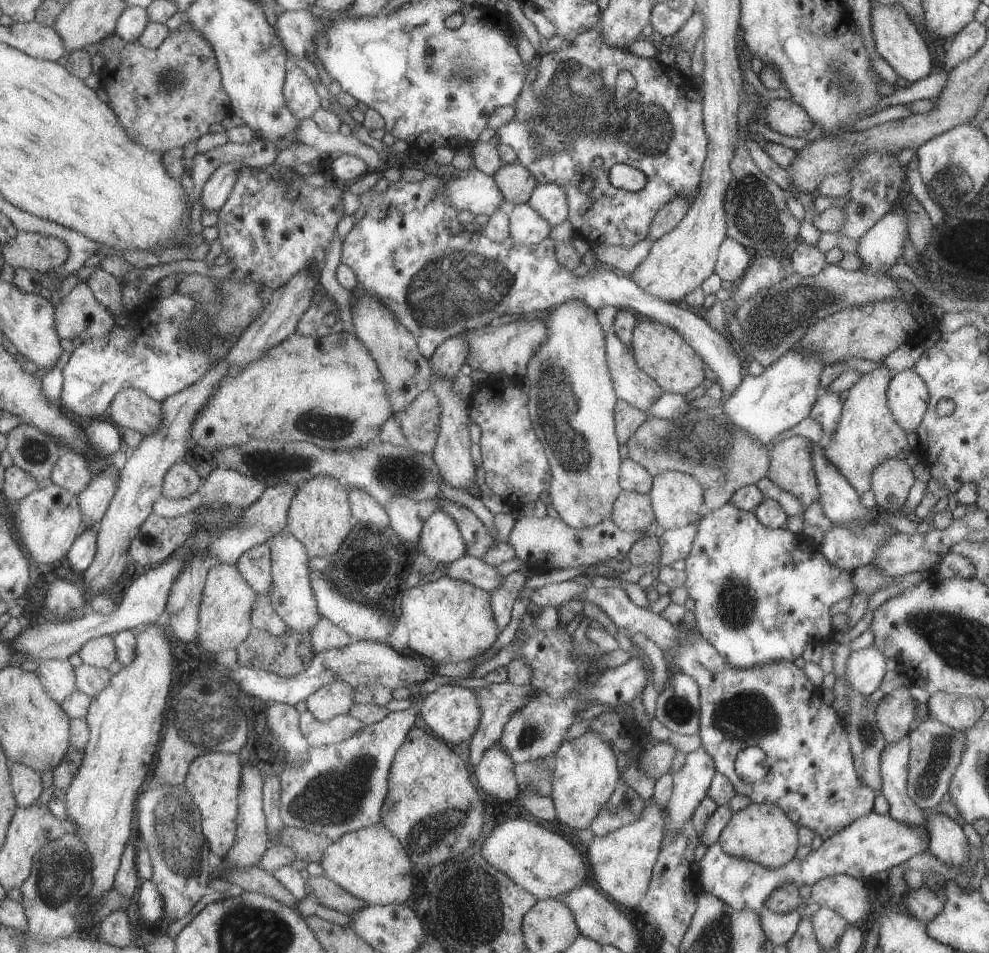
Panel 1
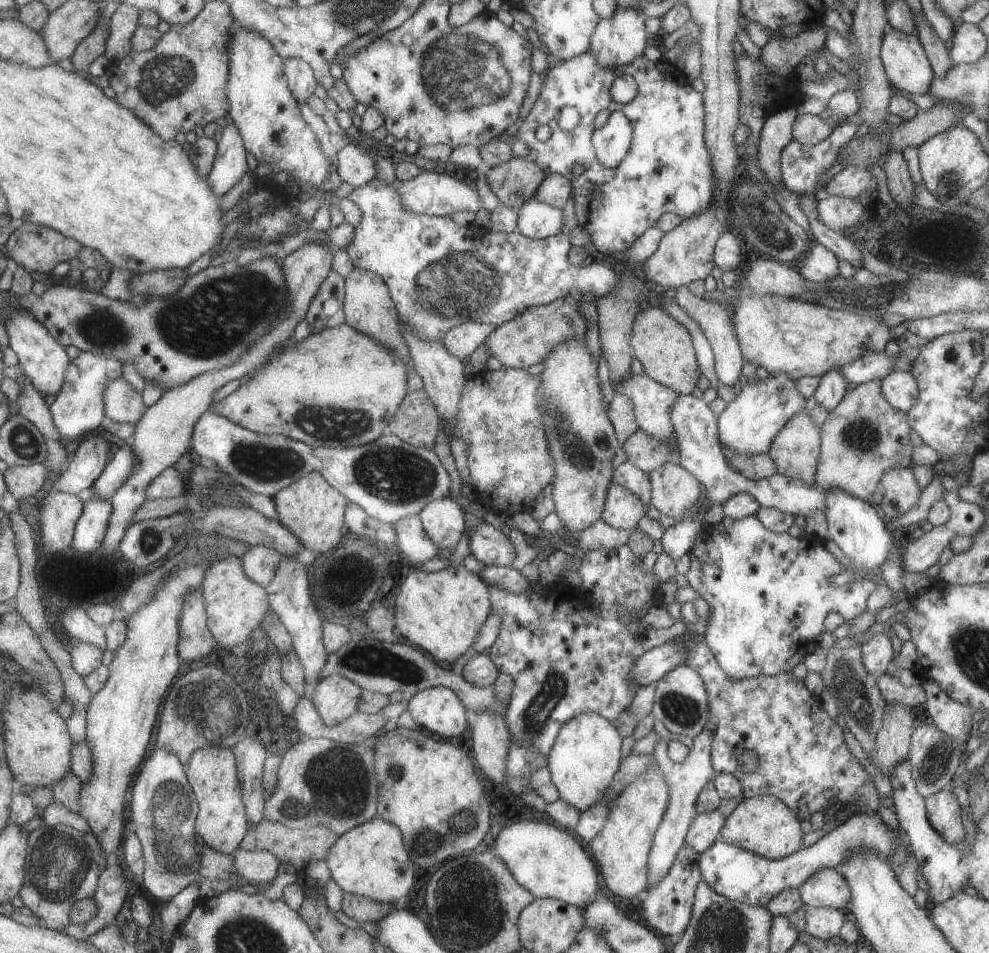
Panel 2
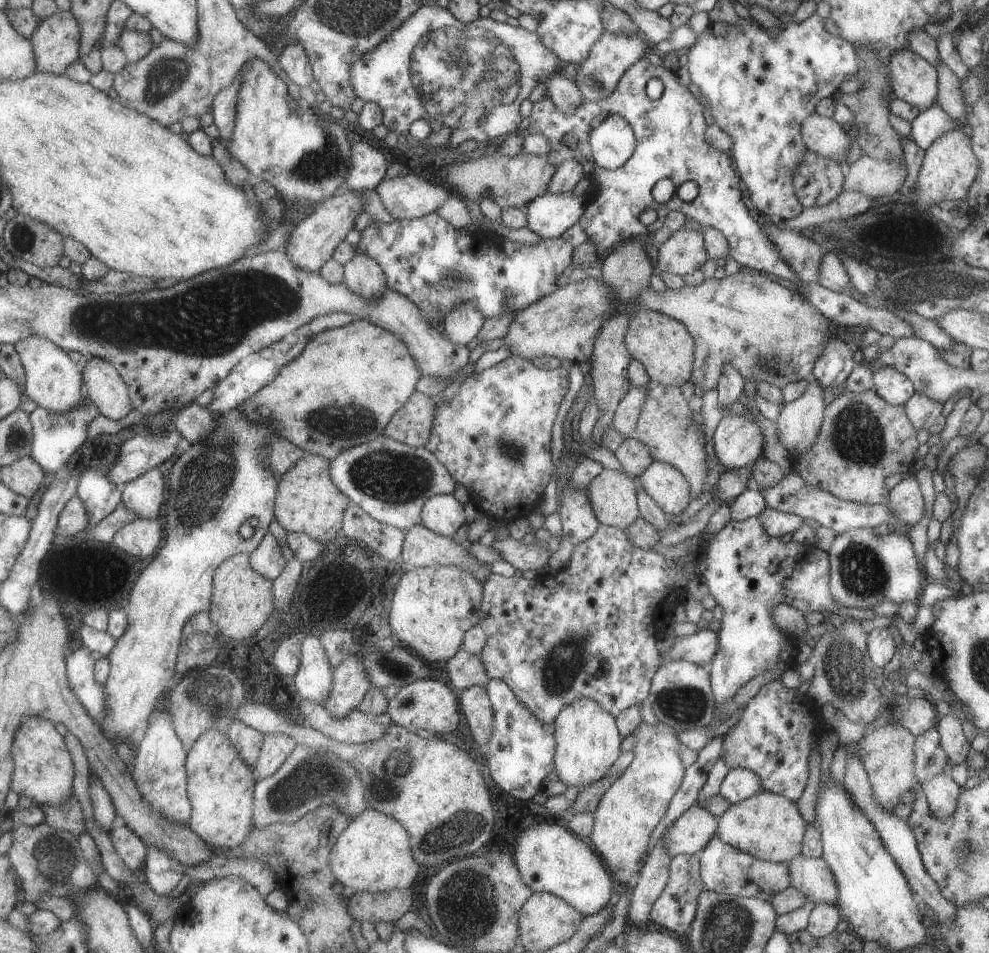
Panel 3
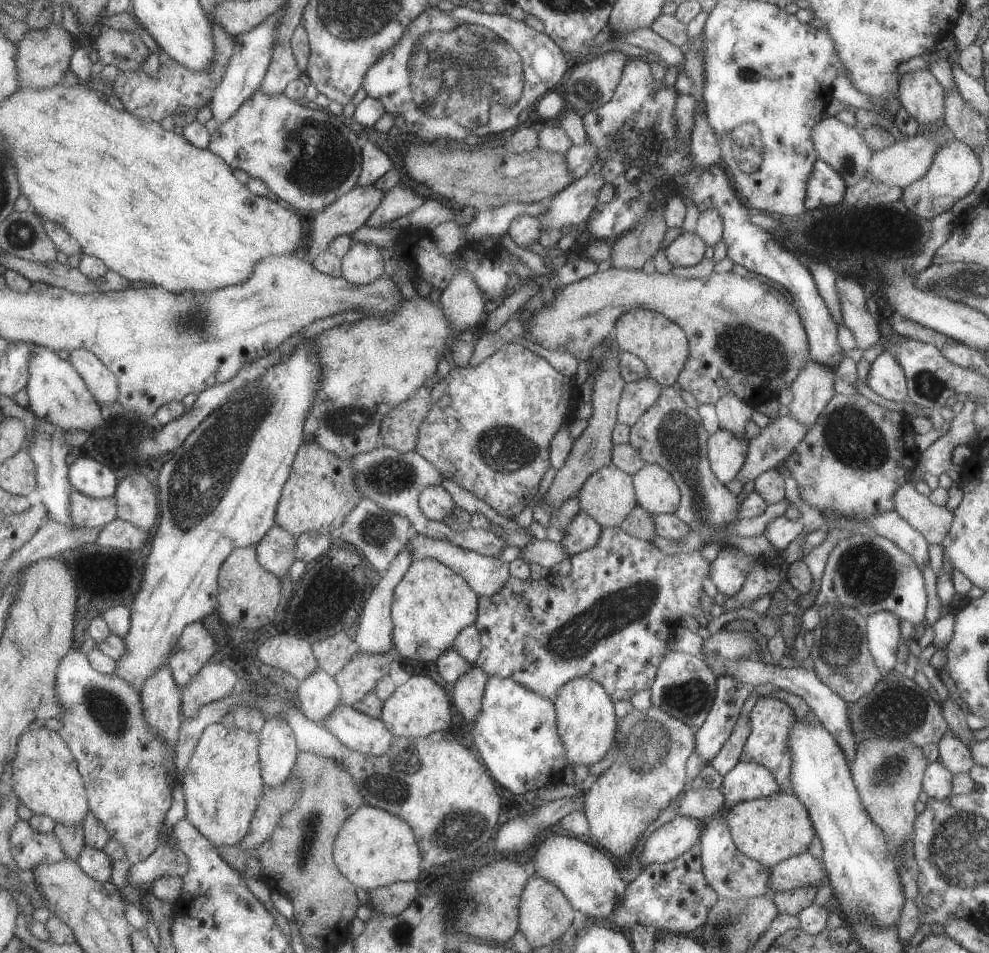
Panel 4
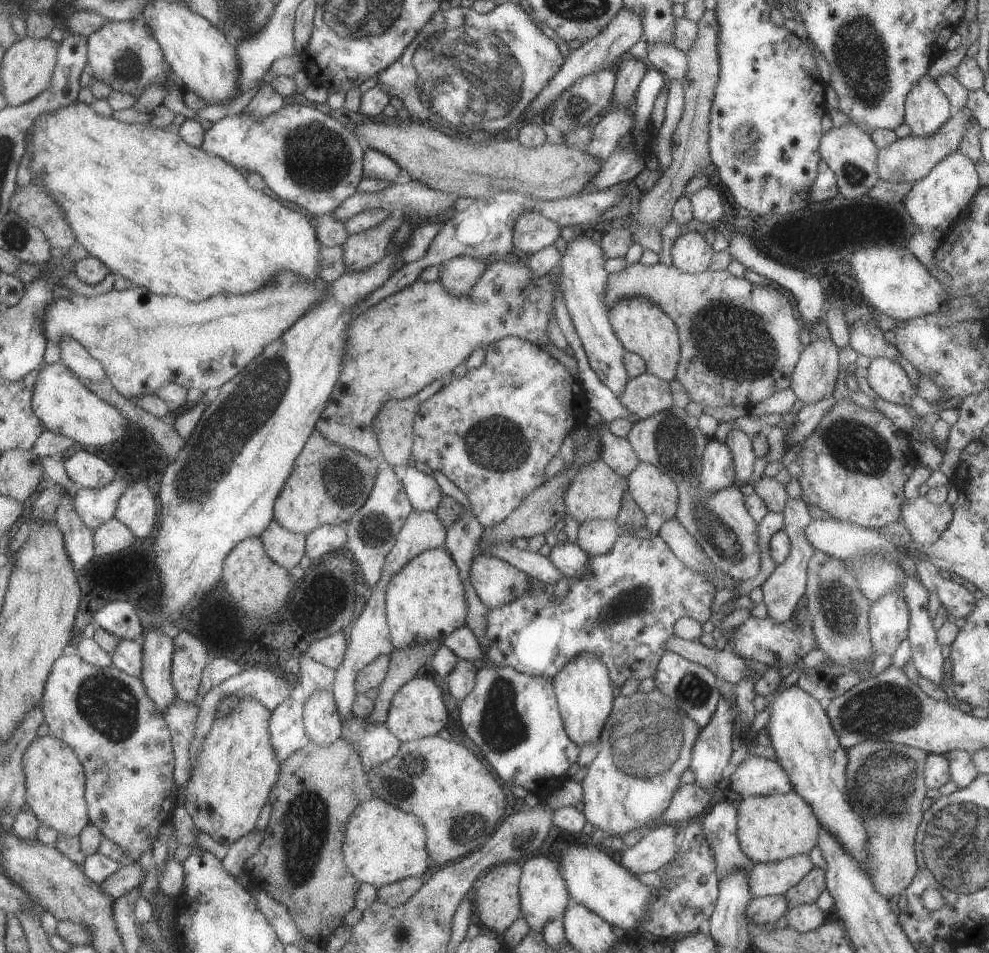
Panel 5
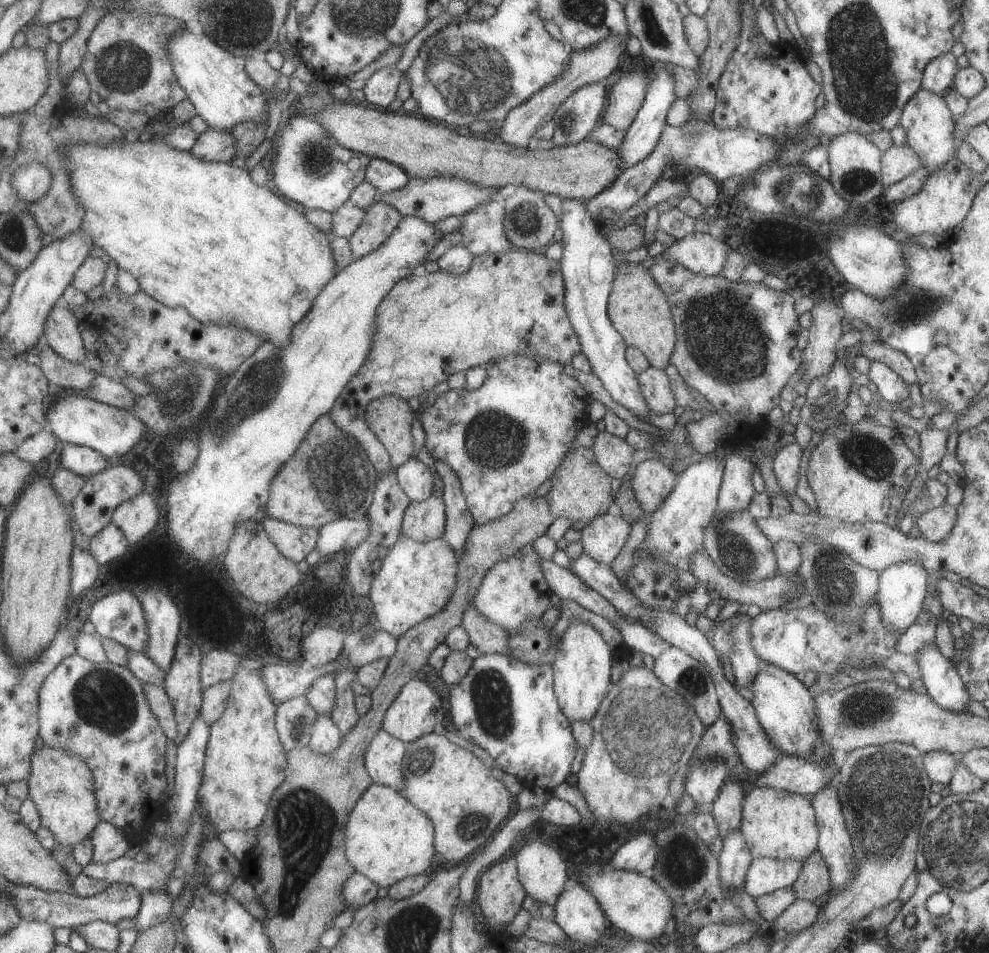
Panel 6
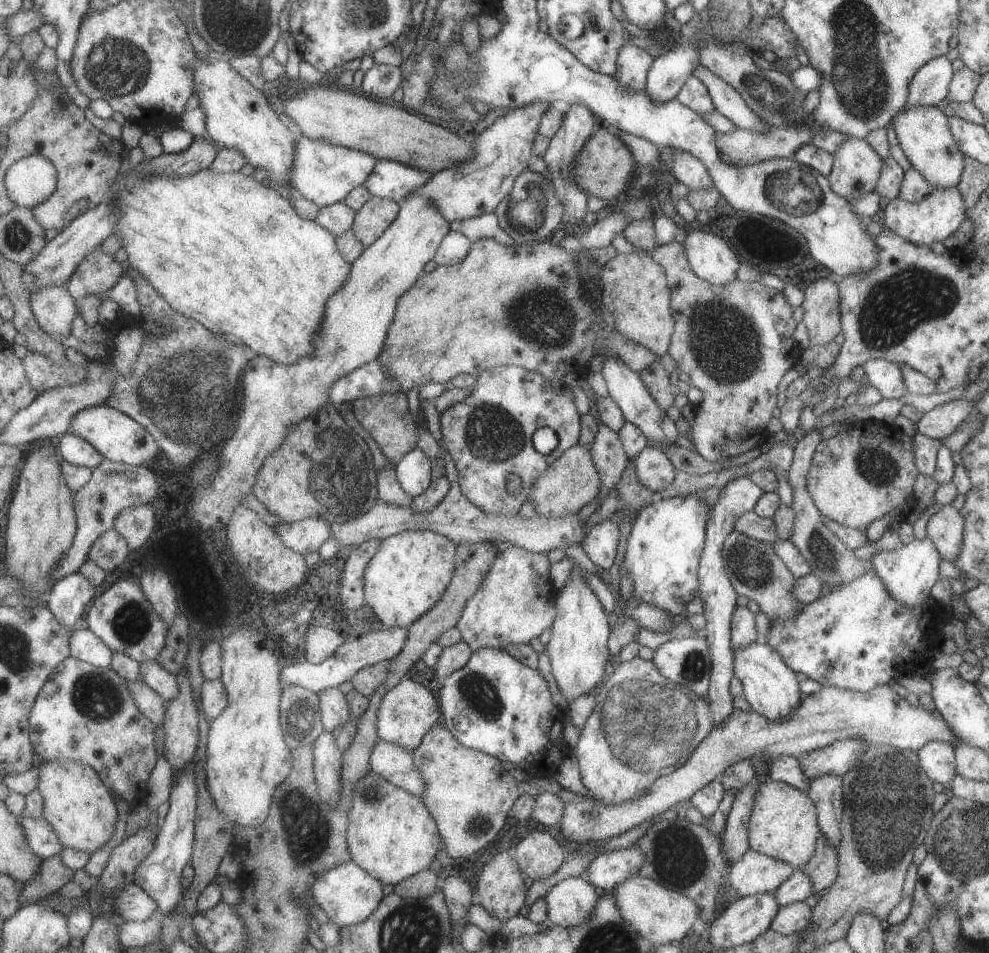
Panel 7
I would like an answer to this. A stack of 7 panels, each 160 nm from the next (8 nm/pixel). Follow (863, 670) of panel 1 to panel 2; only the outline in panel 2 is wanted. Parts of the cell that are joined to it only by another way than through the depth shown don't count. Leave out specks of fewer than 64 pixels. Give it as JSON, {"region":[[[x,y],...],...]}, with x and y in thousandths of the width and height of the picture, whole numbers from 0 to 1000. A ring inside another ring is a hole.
{"region":[[[893,663],[885,665],[871,677],[871,697],[883,712],[896,708],[897,698],[902,690],[901,674]]]}

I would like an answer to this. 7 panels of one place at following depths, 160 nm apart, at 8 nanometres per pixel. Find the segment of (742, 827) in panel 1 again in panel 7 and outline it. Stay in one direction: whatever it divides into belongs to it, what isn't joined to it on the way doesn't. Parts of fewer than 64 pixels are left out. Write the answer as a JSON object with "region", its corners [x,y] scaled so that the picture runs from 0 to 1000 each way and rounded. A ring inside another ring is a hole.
{"region":[[[777,817],[771,822],[767,822],[763,833],[761,833],[761,848],[757,855],[755,871],[757,891],[790,905],[795,905],[805,912],[809,912],[821,899],[826,877],[829,875],[824,846],[816,832],[806,829],[796,822]]]}

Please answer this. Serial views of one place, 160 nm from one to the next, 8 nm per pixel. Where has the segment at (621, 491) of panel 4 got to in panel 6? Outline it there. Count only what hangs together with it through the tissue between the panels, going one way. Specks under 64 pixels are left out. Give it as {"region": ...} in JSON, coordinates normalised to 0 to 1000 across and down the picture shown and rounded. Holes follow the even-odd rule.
{"region":[[[579,470],[557,497],[557,510],[552,518],[553,531],[559,544],[569,542],[582,552],[594,550],[600,544],[619,537],[618,502],[604,488],[598,470]]]}

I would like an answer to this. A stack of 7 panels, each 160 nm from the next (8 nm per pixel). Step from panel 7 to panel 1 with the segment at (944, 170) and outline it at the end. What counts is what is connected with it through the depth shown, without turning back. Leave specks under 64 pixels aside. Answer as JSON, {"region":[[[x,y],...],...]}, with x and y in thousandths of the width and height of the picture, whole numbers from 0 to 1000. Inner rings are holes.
{"region":[[[907,2],[901,6],[885,3],[880,10],[881,36],[887,57],[917,84],[924,87],[941,76],[943,59],[936,40],[930,36],[924,23]]]}

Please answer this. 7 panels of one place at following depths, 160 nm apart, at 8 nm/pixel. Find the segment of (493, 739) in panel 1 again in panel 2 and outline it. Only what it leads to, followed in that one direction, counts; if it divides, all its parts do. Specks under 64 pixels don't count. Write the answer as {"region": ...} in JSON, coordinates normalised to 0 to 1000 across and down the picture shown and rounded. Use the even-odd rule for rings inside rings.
{"region":[[[373,666],[362,674],[351,674],[347,676],[341,684],[331,688],[331,695],[325,705],[325,709],[333,707],[345,707],[351,714],[359,716],[366,724],[381,726],[385,729],[395,729],[397,726],[422,726],[430,722],[446,720],[454,722],[468,739],[473,752],[473,763],[478,763],[478,751],[482,747],[496,747],[496,749],[510,750],[511,744],[507,737],[498,730],[498,719],[484,722],[470,715],[470,711],[462,703],[448,703],[444,701],[430,685],[416,680],[412,676],[400,674],[398,676],[383,674],[383,672]]]}

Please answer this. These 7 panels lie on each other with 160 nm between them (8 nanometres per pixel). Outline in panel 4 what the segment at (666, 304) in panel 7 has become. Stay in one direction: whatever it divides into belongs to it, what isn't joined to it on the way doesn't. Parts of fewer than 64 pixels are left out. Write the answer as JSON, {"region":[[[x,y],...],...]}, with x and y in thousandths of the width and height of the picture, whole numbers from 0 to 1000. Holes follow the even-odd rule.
{"region":[[[652,324],[630,328],[621,340],[620,354],[625,367],[645,374],[652,382],[655,395],[666,405],[678,406],[685,399],[698,367],[694,350],[680,337],[669,329]]]}

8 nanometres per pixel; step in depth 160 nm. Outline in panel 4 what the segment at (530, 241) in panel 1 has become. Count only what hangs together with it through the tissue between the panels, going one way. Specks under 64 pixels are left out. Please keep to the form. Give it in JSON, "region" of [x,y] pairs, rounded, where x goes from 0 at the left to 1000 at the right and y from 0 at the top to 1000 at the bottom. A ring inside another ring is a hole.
{"region":[[[606,182],[592,183],[552,210],[552,219],[541,227],[546,237],[542,253],[557,264],[567,249],[567,239],[582,237],[585,233],[592,234],[604,214],[602,208],[610,192]]]}

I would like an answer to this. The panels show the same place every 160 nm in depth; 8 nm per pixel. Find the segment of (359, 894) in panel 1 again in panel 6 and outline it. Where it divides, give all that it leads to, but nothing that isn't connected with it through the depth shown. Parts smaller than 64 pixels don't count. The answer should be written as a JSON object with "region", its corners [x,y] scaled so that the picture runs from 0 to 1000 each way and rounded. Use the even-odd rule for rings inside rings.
{"region":[[[376,822],[363,835],[350,860],[348,875],[351,903],[358,914],[373,921],[373,924],[381,928],[381,931],[393,933],[399,925],[403,925],[412,919],[430,916],[440,896],[438,863],[426,850],[422,850],[418,844],[414,844],[403,833],[403,830],[380,822]]]}

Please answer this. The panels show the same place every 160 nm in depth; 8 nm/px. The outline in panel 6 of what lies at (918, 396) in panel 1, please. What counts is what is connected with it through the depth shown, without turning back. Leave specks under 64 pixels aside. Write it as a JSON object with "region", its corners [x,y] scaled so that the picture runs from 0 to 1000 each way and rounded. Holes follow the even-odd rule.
{"region":[[[881,379],[877,392],[881,406],[890,418],[901,424],[907,424],[919,417],[920,405],[915,403],[901,386],[888,379]]]}

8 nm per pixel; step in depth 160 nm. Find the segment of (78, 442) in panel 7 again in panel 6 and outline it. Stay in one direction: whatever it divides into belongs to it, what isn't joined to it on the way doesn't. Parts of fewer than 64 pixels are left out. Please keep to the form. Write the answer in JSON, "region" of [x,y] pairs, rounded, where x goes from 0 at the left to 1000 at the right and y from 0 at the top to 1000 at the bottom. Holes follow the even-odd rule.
{"region":[[[67,465],[62,470],[62,489],[67,493],[72,493],[78,499],[92,499],[102,495],[109,489],[108,483],[96,472],[81,467]]]}

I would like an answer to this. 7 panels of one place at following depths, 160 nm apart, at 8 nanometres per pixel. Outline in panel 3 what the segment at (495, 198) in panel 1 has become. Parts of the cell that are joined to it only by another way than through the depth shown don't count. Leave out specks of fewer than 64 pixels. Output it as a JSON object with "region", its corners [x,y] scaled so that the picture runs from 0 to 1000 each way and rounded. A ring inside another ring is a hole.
{"region":[[[422,183],[388,186],[378,199],[387,218],[399,230],[415,231],[438,224],[450,210],[456,208],[450,195],[434,191]]]}

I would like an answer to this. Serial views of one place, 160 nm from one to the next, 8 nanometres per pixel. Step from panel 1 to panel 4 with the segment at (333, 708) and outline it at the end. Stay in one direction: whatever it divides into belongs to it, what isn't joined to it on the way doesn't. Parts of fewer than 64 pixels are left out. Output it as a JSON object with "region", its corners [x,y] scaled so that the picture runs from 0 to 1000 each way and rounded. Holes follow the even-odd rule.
{"region":[[[360,685],[354,694],[336,710],[344,724],[343,741],[355,742],[376,725],[381,714],[393,705],[395,687],[391,685]]]}

